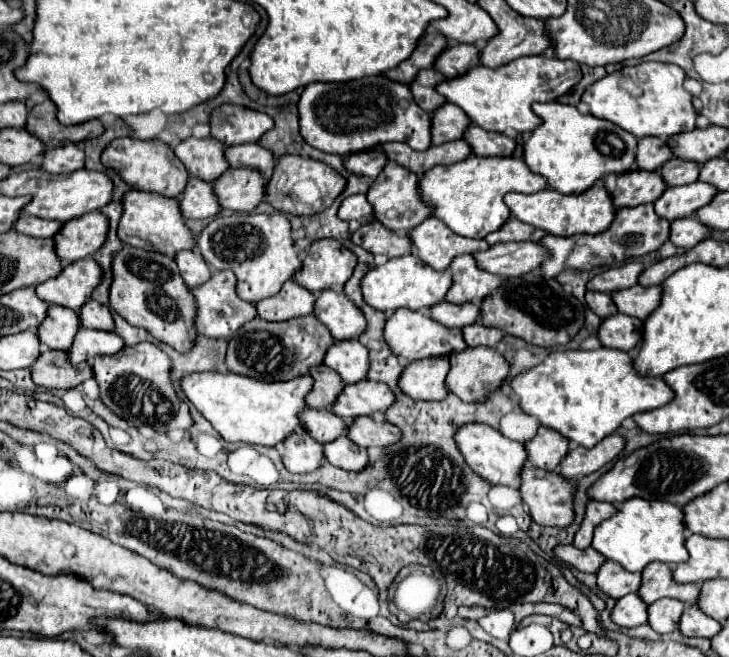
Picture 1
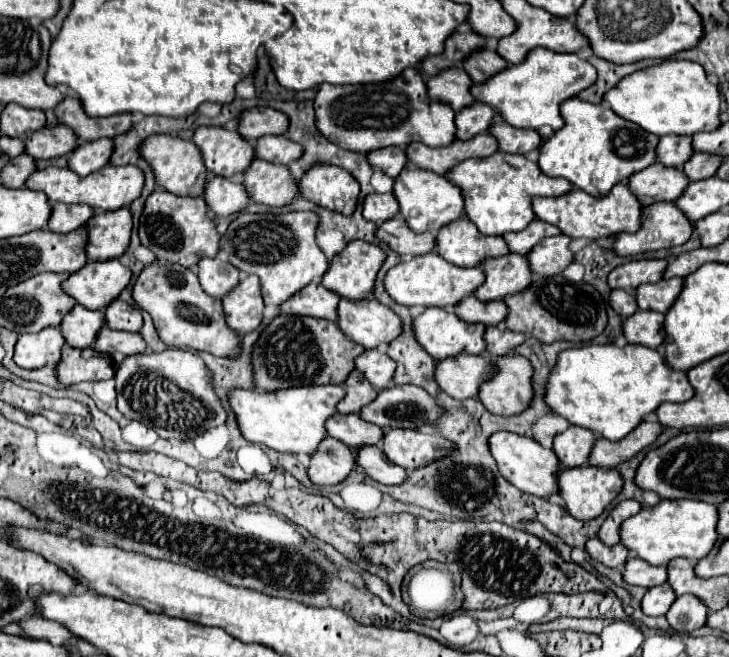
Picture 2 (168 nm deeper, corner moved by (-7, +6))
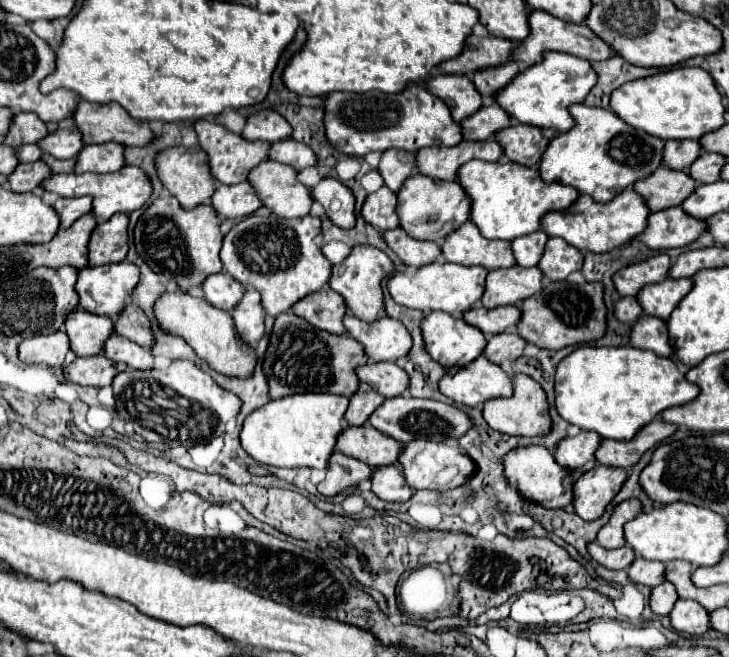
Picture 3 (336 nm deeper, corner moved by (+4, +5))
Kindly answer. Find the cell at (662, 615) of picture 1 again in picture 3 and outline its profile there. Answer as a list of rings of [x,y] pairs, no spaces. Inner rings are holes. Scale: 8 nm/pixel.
[[[677,599],[673,611],[669,613],[669,619],[671,619],[671,627],[677,633],[703,635],[709,627],[709,613],[697,601]]]

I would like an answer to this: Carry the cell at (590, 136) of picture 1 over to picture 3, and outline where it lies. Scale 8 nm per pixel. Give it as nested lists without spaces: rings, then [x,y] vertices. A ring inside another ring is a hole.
[[[579,103],[571,105],[569,113],[573,115],[575,125],[553,137],[541,157],[539,173],[545,183],[571,185],[579,193],[587,193],[595,201],[607,203],[627,185],[651,175],[661,165],[663,139],[629,127],[609,109]]]

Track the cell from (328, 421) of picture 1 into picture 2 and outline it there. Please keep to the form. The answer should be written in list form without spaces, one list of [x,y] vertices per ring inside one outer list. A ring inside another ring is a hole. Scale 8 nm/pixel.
[[[336,414],[336,418],[328,420],[326,430],[332,438],[344,442],[350,448],[376,446],[384,438],[384,430],[380,426],[362,420],[358,414]]]

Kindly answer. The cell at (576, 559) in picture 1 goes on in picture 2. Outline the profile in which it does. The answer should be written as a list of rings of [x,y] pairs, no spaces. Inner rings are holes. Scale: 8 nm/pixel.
[[[590,538],[586,544],[586,550],[590,554],[590,558],[602,562],[608,568],[618,568],[624,566],[628,560],[628,548],[624,544],[616,544],[616,546],[606,546],[602,544],[600,538]]]

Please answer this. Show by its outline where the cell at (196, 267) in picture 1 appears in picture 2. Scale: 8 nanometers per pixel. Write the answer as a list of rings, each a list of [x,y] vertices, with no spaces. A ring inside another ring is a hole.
[[[204,258],[198,266],[198,280],[206,294],[220,300],[240,284],[240,272],[220,258]]]

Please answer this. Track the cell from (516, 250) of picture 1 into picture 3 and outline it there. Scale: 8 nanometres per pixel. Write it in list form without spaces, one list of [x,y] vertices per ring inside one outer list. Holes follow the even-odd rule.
[[[551,237],[545,245],[543,257],[539,261],[539,269],[543,271],[543,275],[551,281],[563,281],[569,273],[579,271],[583,265],[583,253],[565,243],[565,239],[559,237]]]

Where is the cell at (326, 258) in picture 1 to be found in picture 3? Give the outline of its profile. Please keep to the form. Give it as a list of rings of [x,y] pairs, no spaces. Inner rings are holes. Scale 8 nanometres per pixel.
[[[353,247],[351,253],[337,265],[333,265],[333,275],[329,279],[329,287],[343,295],[347,309],[363,319],[363,321],[375,321],[383,313],[383,291],[381,291],[381,279],[393,269],[391,259],[375,249],[375,247]]]

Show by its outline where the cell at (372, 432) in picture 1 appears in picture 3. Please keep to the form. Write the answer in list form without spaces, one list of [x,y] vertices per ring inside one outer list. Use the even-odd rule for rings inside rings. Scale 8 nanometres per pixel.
[[[413,439],[401,447],[397,465],[403,469],[403,475],[413,489],[433,489],[443,491],[457,485],[463,485],[473,473],[473,461],[467,453],[455,443],[433,443],[425,439]]]

